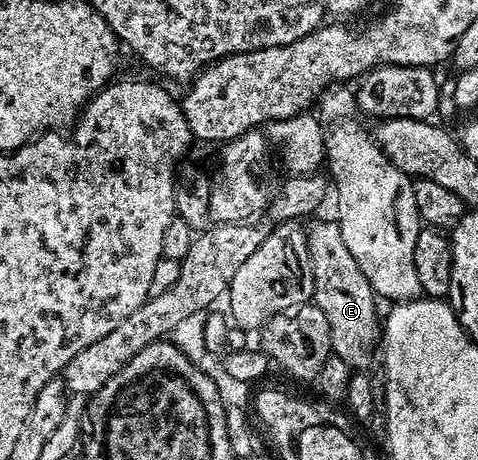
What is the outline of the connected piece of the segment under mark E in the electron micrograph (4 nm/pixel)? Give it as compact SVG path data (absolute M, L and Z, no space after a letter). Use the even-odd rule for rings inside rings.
M336 222L317 223L308 228L309 264L313 274L312 302L327 317L331 333L331 351L338 355L351 369L365 369L373 359L373 350L378 350L383 335L383 323L377 319L378 296L373 294L363 269L355 265L351 249L343 241L343 233Z

